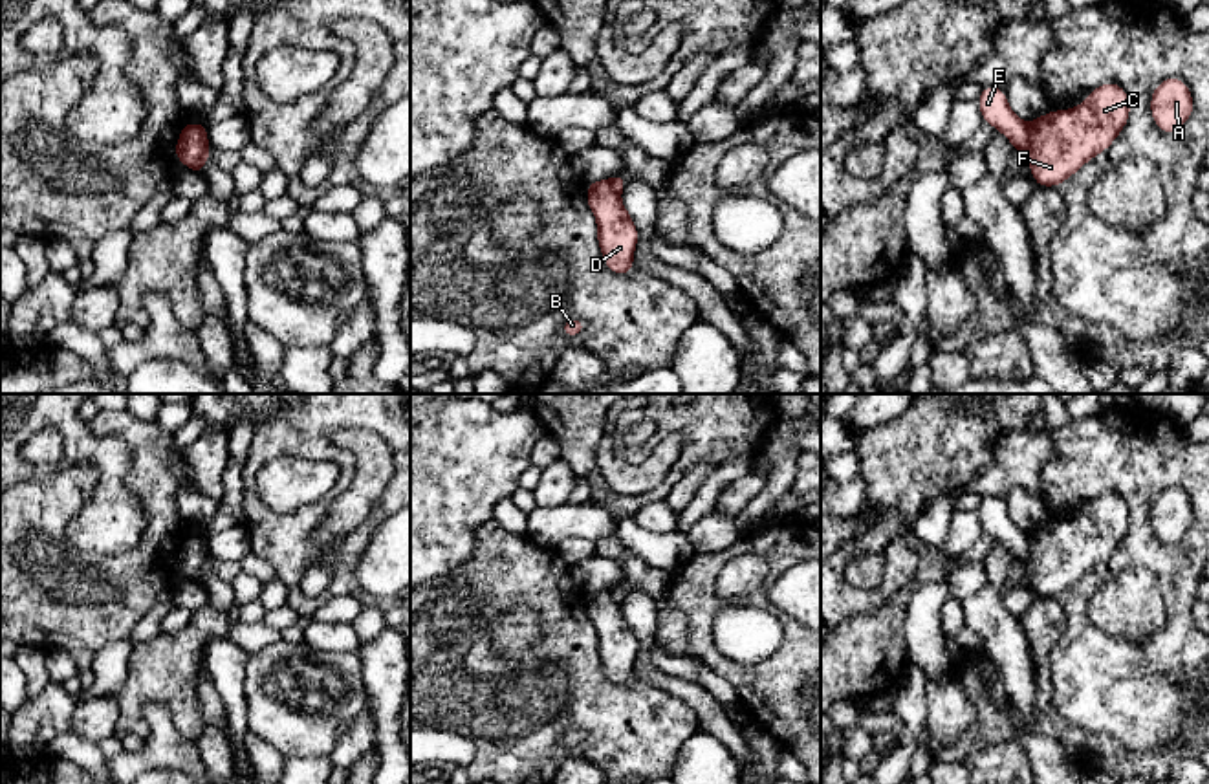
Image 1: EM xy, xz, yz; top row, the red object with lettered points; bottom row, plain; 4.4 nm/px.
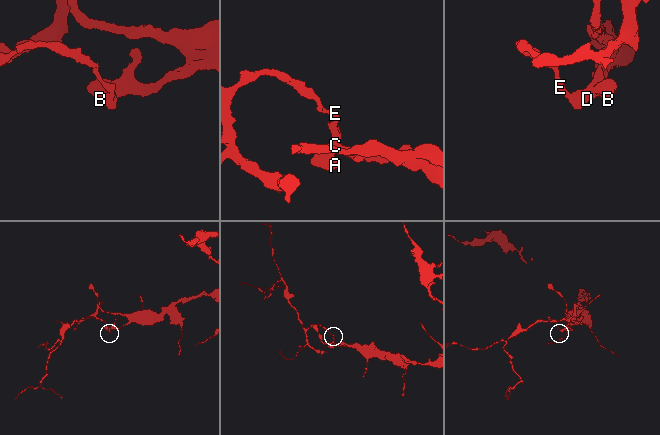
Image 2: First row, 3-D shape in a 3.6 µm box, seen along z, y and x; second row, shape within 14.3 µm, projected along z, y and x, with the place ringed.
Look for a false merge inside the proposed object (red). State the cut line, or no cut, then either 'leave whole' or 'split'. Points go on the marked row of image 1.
cut in yz along (1030, 125), (1023, 151); split

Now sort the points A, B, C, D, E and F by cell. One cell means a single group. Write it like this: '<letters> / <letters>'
A B C D F / E

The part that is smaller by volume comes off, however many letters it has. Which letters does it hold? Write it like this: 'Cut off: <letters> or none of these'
Cut off: E

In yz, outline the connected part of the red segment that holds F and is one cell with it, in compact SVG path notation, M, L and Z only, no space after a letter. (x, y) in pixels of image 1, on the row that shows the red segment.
M1106 82L1090 90L1075 108L1048 112L1029 123L1028 147L1022 150L1029 159L1031 178L1039 187L1059 187L1072 178L1094 156L1105 152L1121 134L1130 117L1130 101L1117 82Z

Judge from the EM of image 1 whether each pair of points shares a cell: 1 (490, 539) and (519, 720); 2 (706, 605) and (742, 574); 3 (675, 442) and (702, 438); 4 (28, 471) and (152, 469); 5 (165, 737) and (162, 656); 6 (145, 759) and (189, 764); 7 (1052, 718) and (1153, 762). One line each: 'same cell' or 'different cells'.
1: same cell
2: different cells
3: different cells
4: different cells
5: different cells
6: same cell
7: same cell

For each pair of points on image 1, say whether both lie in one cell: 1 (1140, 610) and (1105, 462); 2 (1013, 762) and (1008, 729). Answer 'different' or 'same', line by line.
1: different
2: different

